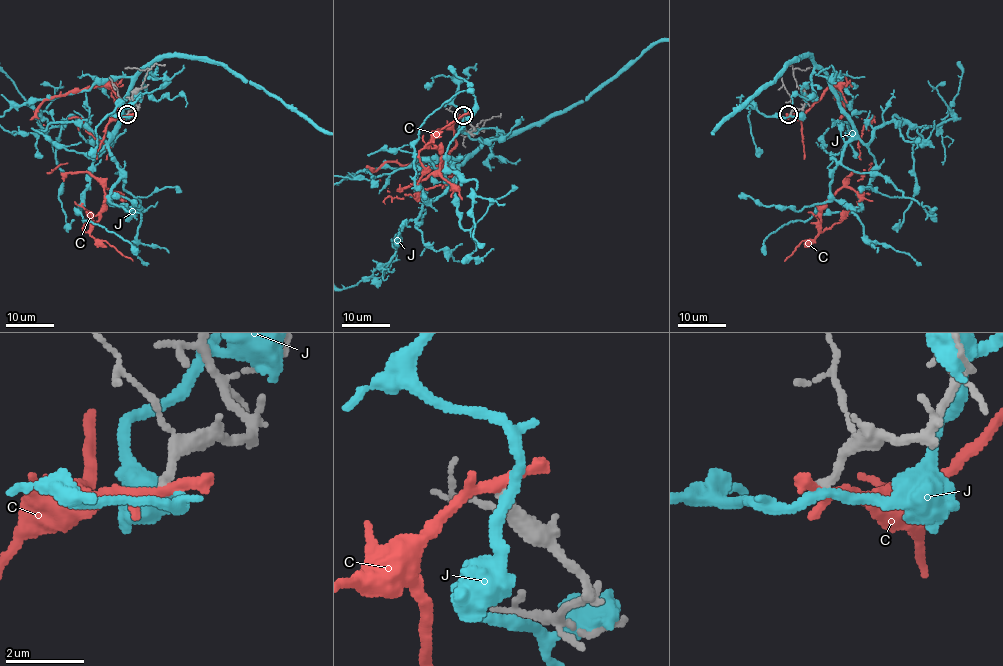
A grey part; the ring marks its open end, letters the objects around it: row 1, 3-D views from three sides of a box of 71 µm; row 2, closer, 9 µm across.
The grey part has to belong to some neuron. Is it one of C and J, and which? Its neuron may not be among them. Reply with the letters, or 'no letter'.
no letter

